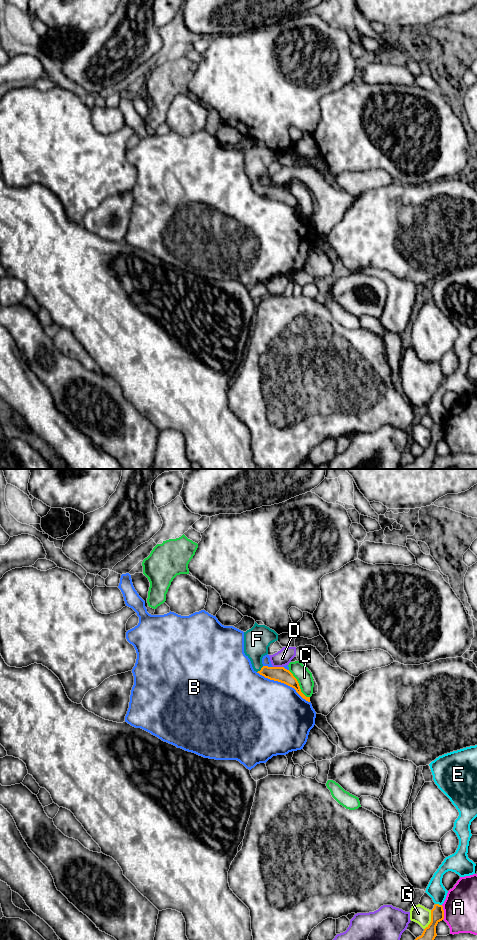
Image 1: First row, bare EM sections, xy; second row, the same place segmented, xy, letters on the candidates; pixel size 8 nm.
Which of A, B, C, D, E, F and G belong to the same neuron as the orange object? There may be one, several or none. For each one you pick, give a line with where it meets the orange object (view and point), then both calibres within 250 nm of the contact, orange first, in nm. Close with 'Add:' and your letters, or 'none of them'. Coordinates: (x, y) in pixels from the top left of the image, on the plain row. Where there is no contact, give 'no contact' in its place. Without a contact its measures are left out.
F: xy (261, 189) | 120/200 nm
Add: F

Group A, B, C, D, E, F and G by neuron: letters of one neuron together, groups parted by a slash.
A / B / C / D / E / F / G

